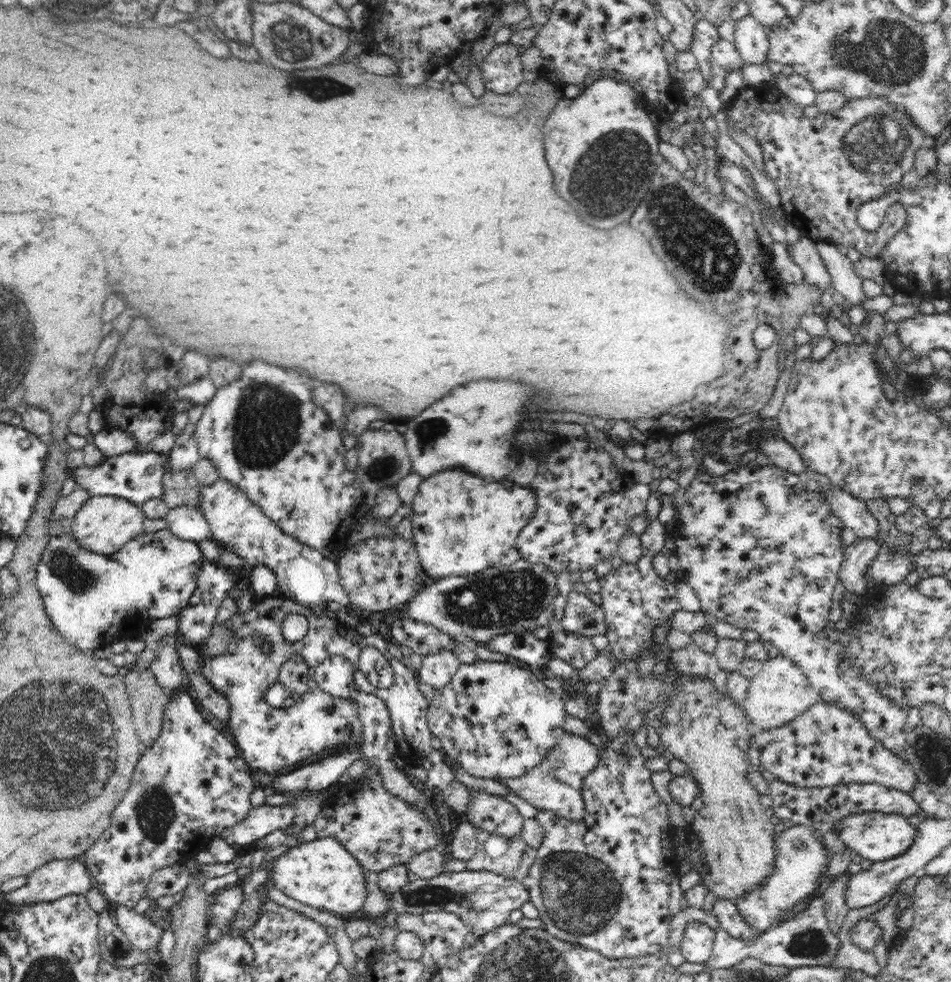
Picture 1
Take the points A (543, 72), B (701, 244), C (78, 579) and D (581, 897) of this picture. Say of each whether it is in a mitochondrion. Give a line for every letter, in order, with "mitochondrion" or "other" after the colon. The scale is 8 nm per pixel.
A: other
B: mitochondrion
C: mitochondrion
D: mitochondrion

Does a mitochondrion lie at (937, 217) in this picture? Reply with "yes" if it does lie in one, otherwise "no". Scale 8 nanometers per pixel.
no

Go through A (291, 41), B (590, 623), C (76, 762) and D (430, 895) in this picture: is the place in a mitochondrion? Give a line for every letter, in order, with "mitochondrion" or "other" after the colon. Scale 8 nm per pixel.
A: mitochondrion
B: other
C: mitochondrion
D: mitochondrion

